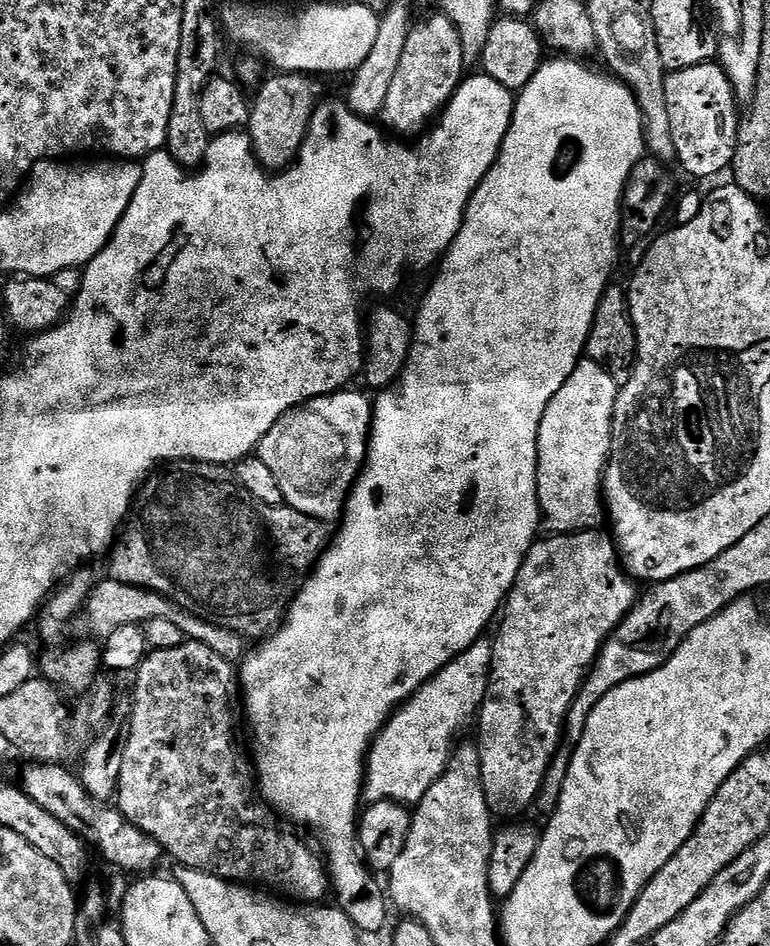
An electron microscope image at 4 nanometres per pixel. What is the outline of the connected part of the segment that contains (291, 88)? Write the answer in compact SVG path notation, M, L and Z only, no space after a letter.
M302 72L272 74L259 85L258 93L251 101L250 122L246 135L252 139L251 155L255 163L269 173L275 174L292 167L300 148L308 136L308 127L316 113L320 84L315 75Z

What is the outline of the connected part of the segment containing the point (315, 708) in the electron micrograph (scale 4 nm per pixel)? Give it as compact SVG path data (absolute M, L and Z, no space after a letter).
M556 58L560 60L545 59L540 68L529 80L529 84L521 88L514 100L512 109L512 125L508 127L506 138L500 147L500 154L496 157L492 168L482 178L478 190L468 203L468 209L464 215L464 225L460 227L460 233L454 238L454 242L449 246L439 261L435 269L436 277L432 280L432 285L428 288L428 293L424 296L424 301L420 304L420 309L414 315L414 331L412 333L412 349L408 355L406 366L402 374L397 378L396 383L391 384L379 393L380 397L375 397L372 409L372 434L368 438L368 457L364 459L364 469L360 471L360 477L356 479L356 484L352 488L352 493L344 503L344 515L331 537L330 543L316 561L310 575L299 585L298 591L292 598L292 603L288 605L288 615L284 617L282 623L267 638L261 639L256 649L249 651L238 664L238 688L244 691L244 712L248 715L248 728L252 731L252 756L256 759L256 776L258 781L258 792L265 804L275 810L285 821L293 820L296 824L301 824L304 828L309 828L316 835L315 843L322 853L325 861L331 862L336 856L336 832L342 839L348 840L348 844L353 850L359 849L360 837L358 835L358 817L362 811L362 793L365 781L365 759L372 741L379 735L381 728L388 719L405 701L411 699L412 695L419 690L432 676L438 674L443 667L446 667L452 659L458 658L460 654L467 650L477 639L483 637L489 631L491 619L496 611L502 608L508 592L514 586L518 578L518 570L526 558L526 554L532 549L533 544L538 539L538 533L542 528L542 517L540 514L540 503L538 502L538 426L542 426L542 414L546 414L546 406L550 406L550 398L562 390L562 382L574 374L574 366L585 355L588 347L588 335L590 326L594 322L594 314L598 310L598 302L602 294L610 286L608 280L612 276L612 271L616 268L616 259L622 253L620 243L620 204L624 200L624 187L630 178L630 170L639 160L645 159L646 145L644 142L644 119L640 113L638 102L634 94L625 86L621 80L609 74L607 71L595 72L592 68L587 68L587 63L576 58Z

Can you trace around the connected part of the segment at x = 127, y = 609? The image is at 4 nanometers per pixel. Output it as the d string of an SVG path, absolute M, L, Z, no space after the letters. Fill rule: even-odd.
M124 578L104 580L101 584L99 581L93 587L91 595L88 596L88 601L84 603L78 622L81 622L90 635L97 636L97 638L92 638L103 642L110 634L114 634L114 630L131 624L143 626L146 622L150 622L150 618L166 618L166 622L174 622L174 626L178 626L178 630L182 630L184 637L210 646L210 650L214 650L214 654L222 654L222 658L227 660L236 662L245 655L246 640L239 632L225 628L224 625L215 623L203 615L177 604L176 601L168 599L160 592L152 592L148 588L134 586Z

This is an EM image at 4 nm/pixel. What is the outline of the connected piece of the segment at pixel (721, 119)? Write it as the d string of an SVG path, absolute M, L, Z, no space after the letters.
M719 62L690 66L677 72L669 71L666 75L666 106L670 109L670 138L674 138L678 164L692 176L716 176L723 168L724 171L731 169L742 116L736 113L736 92Z

